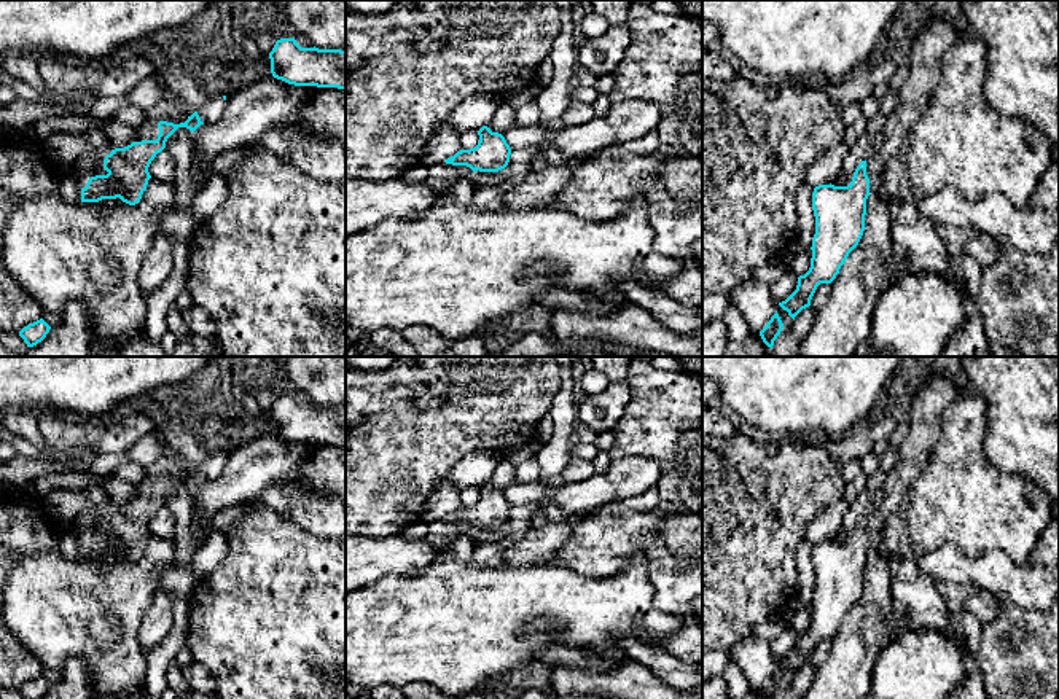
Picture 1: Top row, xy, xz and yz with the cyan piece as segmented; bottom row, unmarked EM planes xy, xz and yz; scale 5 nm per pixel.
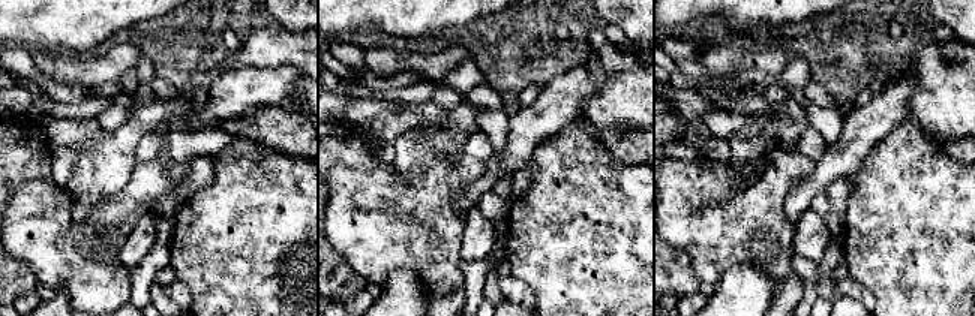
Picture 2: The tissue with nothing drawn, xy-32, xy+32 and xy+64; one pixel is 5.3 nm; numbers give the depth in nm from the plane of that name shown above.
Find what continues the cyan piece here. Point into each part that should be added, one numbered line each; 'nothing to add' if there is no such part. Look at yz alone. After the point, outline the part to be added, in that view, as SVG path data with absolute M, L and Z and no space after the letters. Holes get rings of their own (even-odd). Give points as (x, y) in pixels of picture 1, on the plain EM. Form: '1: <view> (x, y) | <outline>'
1: yz (926, 421) | M936 366L914 395L908 424L909 432L897 449L898 460L873 495L866 514L869 553L879 551L884 529L898 510L905 490L928 465L932 449L943 435L943 414L960 393L951 377Z

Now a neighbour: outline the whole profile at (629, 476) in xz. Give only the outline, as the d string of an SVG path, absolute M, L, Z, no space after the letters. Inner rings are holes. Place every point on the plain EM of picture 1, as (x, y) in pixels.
M623 457L612 460L605 473L594 473L581 482L569 482L556 489L546 489L537 511L546 506L548 498L554 506L575 513L592 513L610 503L621 503L653 489L661 478L661 467L648 457Z

